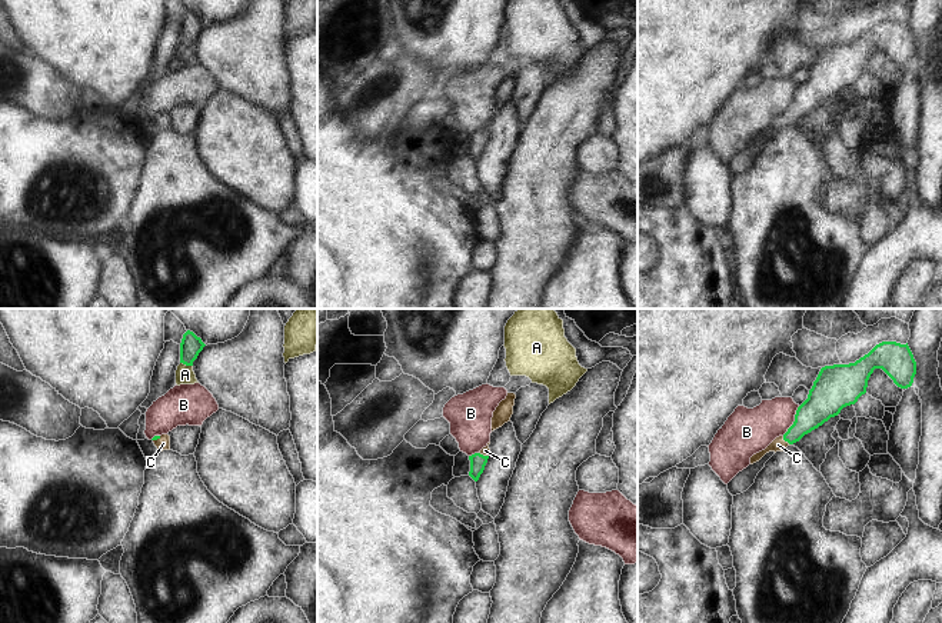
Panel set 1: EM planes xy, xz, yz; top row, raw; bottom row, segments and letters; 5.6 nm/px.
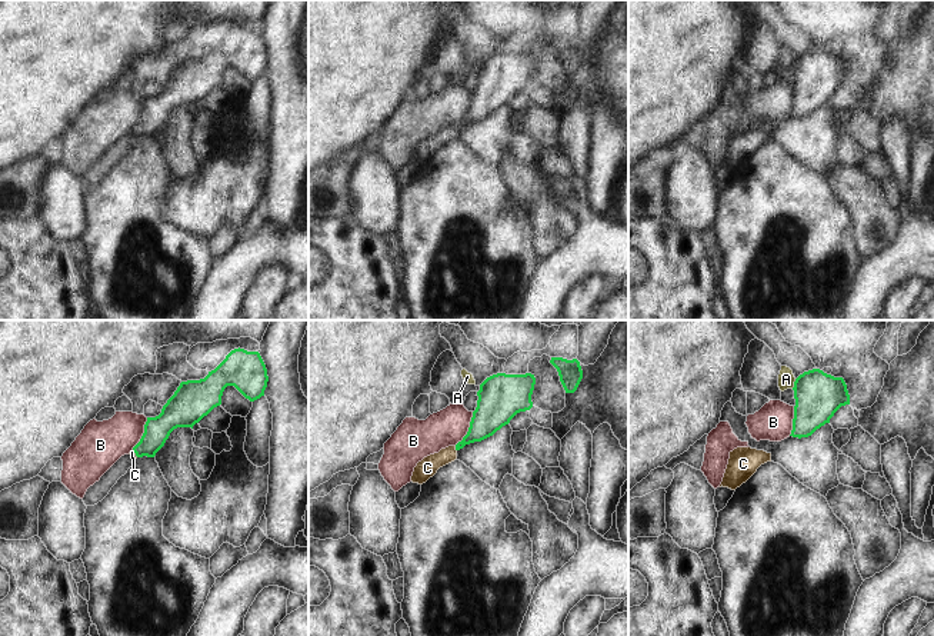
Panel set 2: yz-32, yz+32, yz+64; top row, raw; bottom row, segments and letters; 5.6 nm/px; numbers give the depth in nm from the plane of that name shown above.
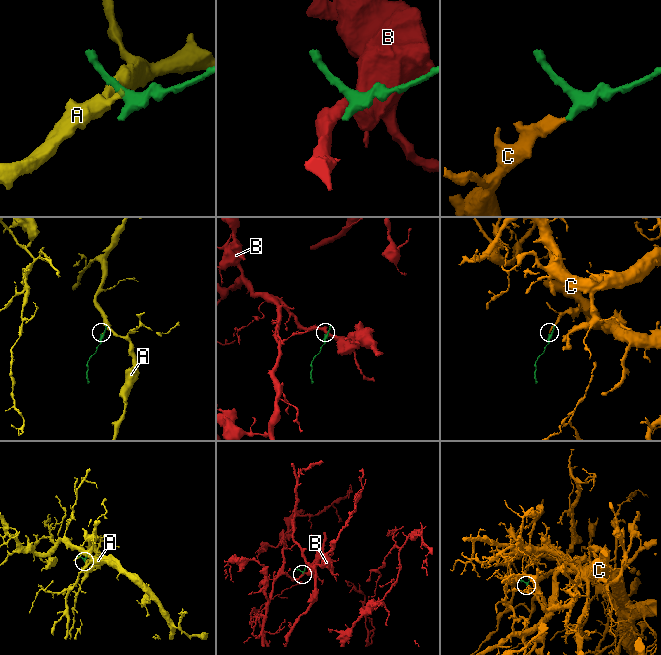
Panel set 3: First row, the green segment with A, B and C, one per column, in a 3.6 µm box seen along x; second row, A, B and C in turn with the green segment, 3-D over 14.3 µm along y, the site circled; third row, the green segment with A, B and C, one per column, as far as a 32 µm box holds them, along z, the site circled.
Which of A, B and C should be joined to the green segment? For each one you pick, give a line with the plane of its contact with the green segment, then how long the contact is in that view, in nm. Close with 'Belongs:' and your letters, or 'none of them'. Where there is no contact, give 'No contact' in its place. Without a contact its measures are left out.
C: Touches green in yz. Shared border 70 nm
Belongs: C.

